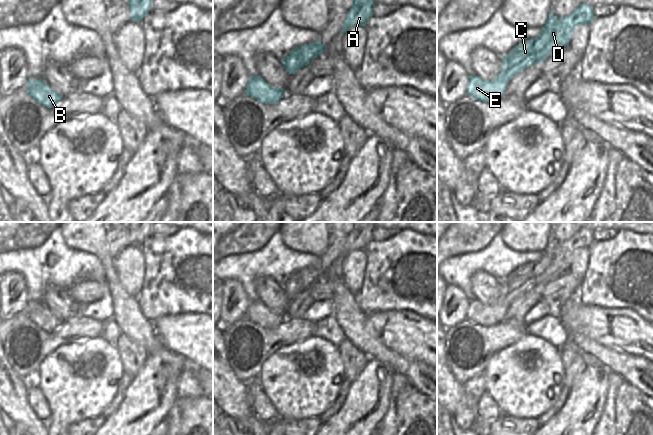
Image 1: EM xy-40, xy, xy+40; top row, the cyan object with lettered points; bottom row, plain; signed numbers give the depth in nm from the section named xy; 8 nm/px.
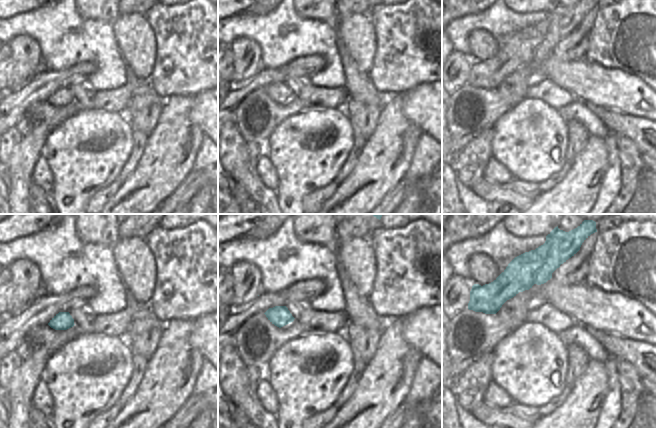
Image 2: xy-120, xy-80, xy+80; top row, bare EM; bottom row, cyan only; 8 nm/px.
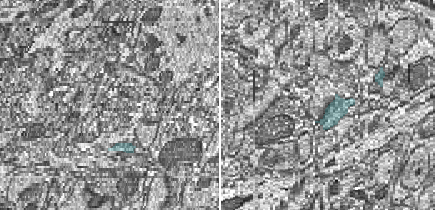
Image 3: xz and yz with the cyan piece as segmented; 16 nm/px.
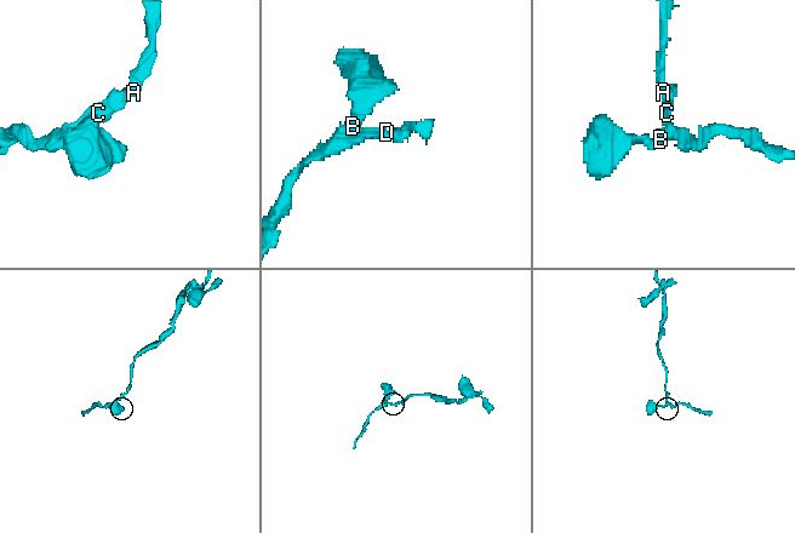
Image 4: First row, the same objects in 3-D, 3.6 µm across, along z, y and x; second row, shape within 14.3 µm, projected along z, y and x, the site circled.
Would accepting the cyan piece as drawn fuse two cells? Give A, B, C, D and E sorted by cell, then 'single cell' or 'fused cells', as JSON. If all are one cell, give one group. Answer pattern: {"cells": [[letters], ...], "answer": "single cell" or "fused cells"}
{"cells": [["A", "D"], ["B", "C", "E"]], "answer": "fused cells"}

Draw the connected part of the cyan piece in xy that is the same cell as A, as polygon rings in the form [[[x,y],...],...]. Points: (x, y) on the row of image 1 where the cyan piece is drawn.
[[[353,0],[351,9],[347,12],[346,20],[340,34],[354,26],[365,26],[373,16],[374,0]]]

